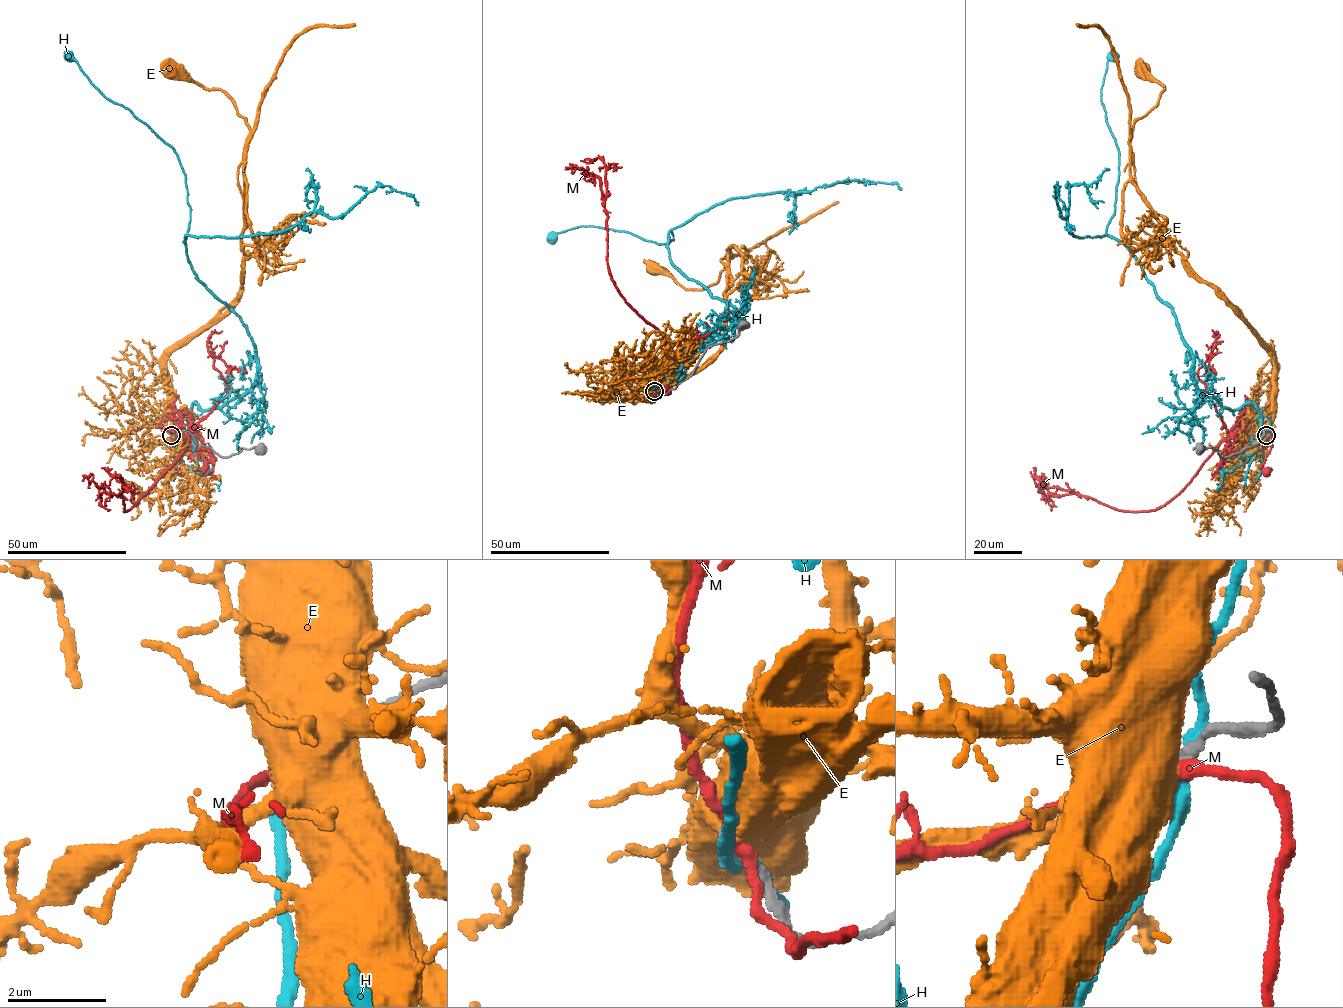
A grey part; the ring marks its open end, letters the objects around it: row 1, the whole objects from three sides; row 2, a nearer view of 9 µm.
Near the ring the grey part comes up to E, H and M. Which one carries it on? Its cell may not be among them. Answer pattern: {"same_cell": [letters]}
{"same_cell": []}

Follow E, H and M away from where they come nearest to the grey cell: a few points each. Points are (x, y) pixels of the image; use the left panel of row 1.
E: (172, 435), (166, 358), (200, 332), (241, 289), (245, 142), (250, 126), (224, 92), (173, 77), (169, 70)
H: (172, 435), (193, 404), (220, 408), (250, 388), (256, 348), (187, 258), (190, 206), (175, 150), (69, 56)
M: (172, 436), (184, 466), (182, 471)

